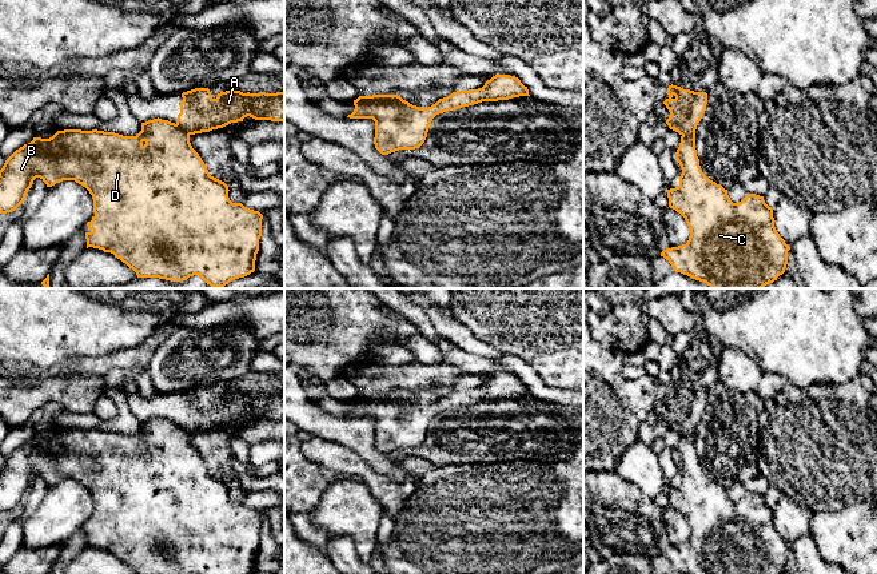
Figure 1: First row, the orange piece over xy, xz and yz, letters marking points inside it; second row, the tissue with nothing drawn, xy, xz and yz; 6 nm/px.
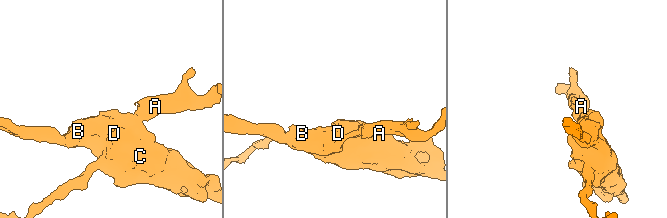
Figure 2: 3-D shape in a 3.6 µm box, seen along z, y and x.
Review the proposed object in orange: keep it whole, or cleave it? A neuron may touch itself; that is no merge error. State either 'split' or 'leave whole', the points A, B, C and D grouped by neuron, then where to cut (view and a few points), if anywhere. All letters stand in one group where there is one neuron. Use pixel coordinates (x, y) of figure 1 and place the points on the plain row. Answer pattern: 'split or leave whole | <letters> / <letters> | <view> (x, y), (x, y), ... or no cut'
split | A / B C D | xy (176, 422), (190, 433)

